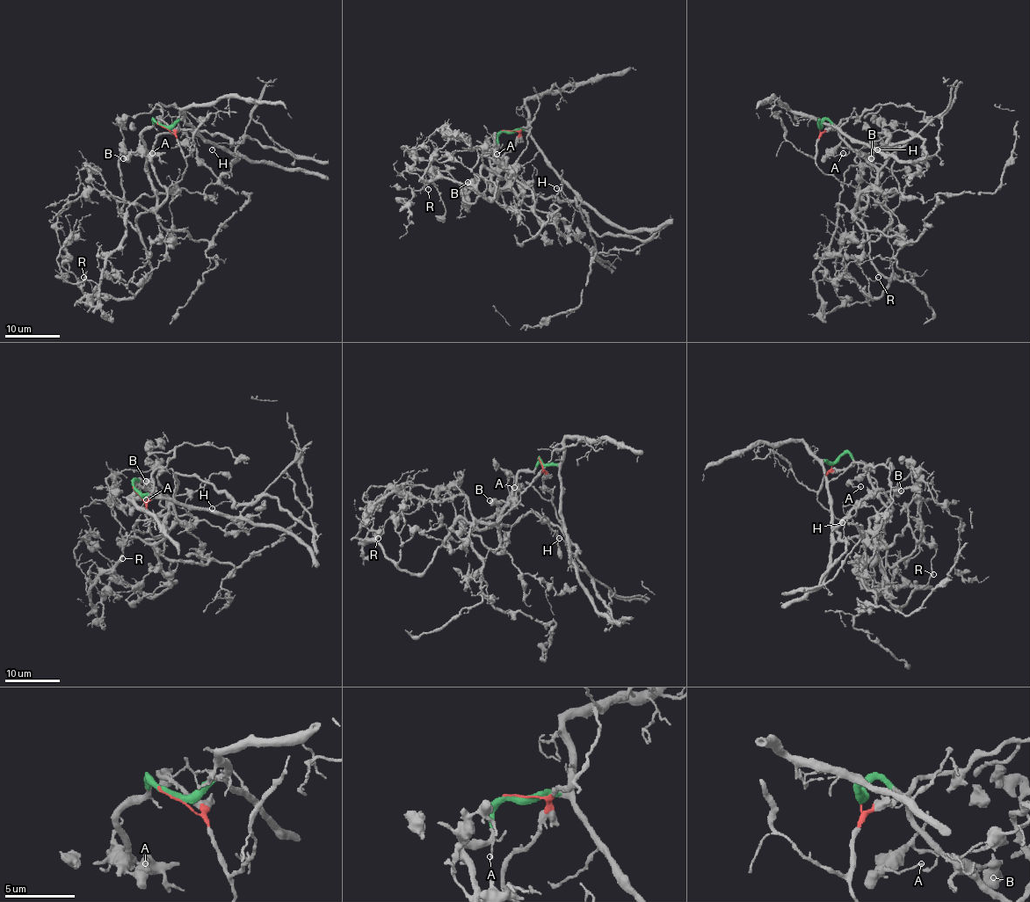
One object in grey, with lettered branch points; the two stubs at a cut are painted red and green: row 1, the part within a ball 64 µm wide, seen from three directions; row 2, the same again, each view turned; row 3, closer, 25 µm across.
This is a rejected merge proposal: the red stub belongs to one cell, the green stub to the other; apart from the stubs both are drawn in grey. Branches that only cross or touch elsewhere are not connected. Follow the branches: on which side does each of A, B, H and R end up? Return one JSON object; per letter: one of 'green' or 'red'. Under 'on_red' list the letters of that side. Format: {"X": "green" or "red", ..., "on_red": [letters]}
{"A": "green", "B": "green", "H": "green", "R": "green", "on_red": []}

